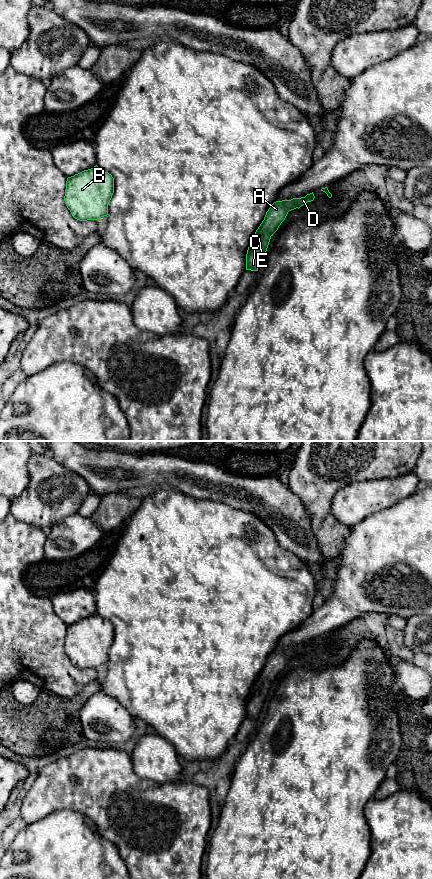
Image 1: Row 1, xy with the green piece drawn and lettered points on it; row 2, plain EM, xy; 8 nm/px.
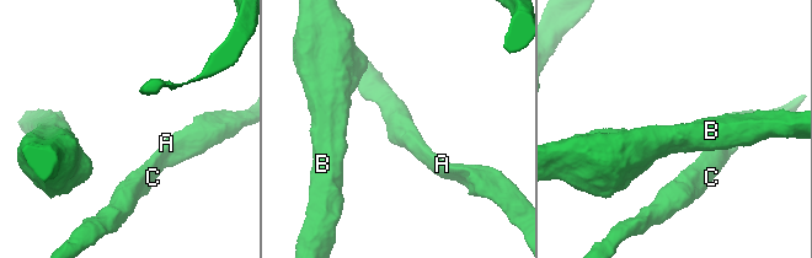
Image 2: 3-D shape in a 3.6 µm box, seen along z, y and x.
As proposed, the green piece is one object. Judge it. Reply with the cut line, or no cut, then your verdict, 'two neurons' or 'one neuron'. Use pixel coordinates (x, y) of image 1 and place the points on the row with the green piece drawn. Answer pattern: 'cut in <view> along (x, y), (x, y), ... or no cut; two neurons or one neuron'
no cut; one neuron

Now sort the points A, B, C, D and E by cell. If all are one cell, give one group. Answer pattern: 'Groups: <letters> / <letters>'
Groups: A B C D E

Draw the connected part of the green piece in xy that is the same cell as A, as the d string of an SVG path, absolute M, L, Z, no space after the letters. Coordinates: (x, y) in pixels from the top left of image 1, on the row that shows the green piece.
M313 192L305 197L274 202L250 241L246 254L246 270L258 271L265 262L267 248L273 234L285 220L289 211L300 208L315 198Z

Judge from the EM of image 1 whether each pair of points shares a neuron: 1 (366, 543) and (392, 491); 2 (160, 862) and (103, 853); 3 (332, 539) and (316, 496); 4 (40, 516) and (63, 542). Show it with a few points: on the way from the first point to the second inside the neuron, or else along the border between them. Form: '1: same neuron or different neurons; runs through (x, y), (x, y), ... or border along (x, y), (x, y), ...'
1: different neurons; border along (402, 499), (360, 520)
2: different neurons; border along (105, 838), (115, 846), (127, 868)
3: same neuron; runs through (327, 528), (321, 521), (318, 507)
4: different neurons; border along (71, 514), (59, 520), (51, 527)

